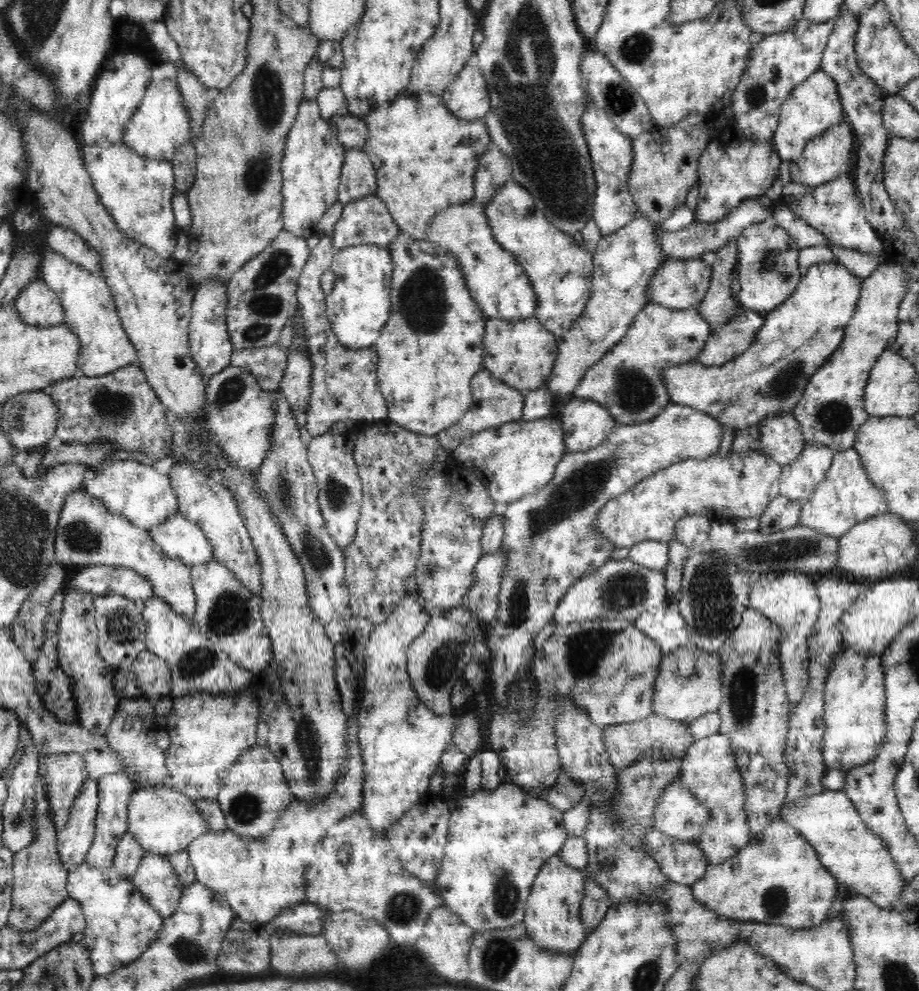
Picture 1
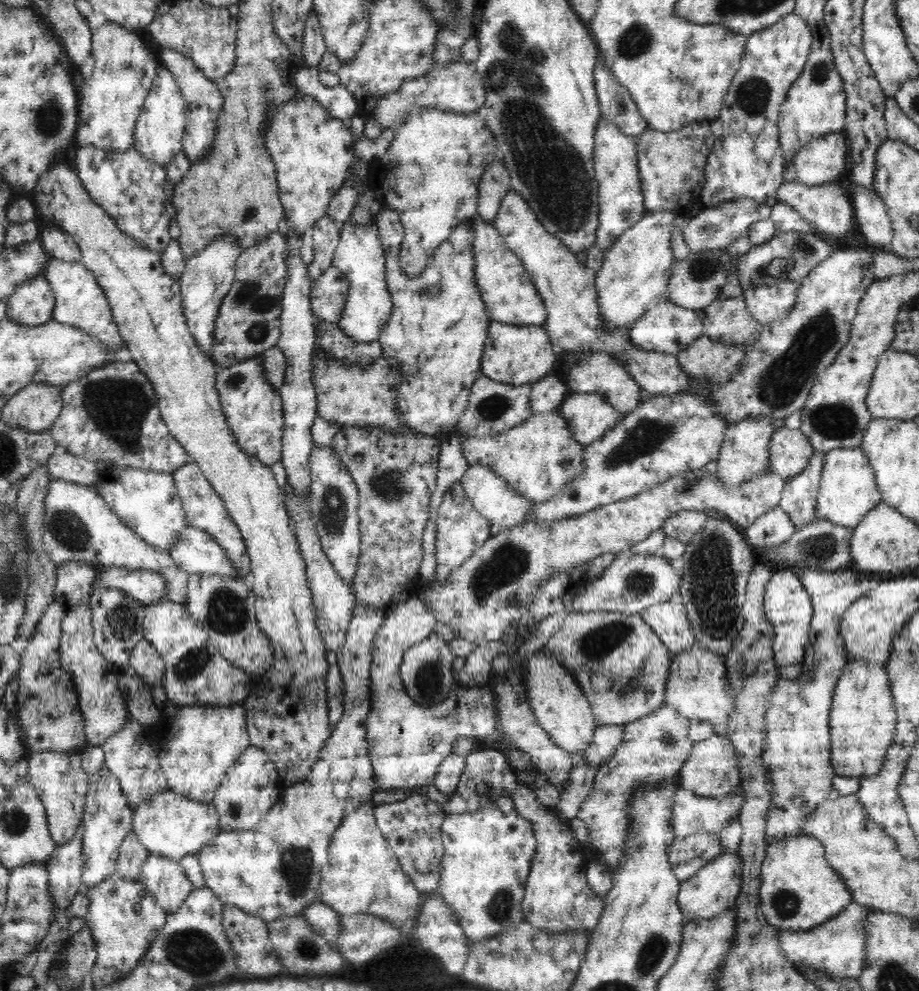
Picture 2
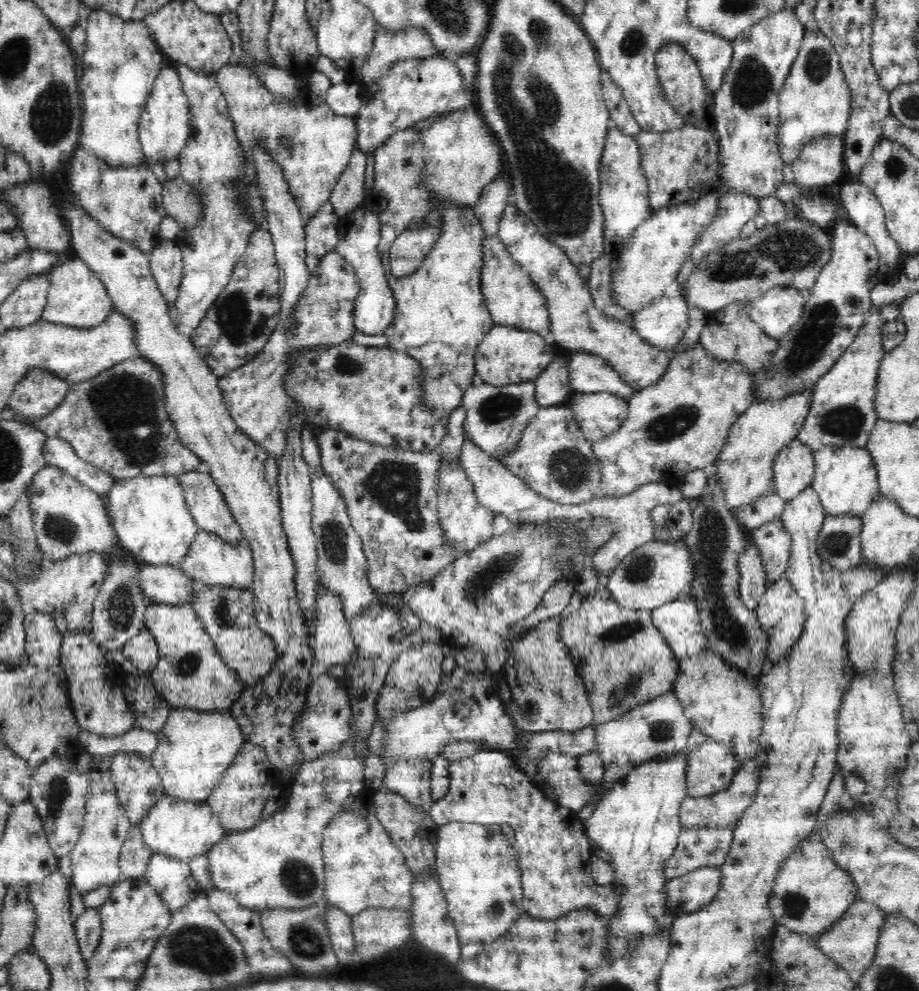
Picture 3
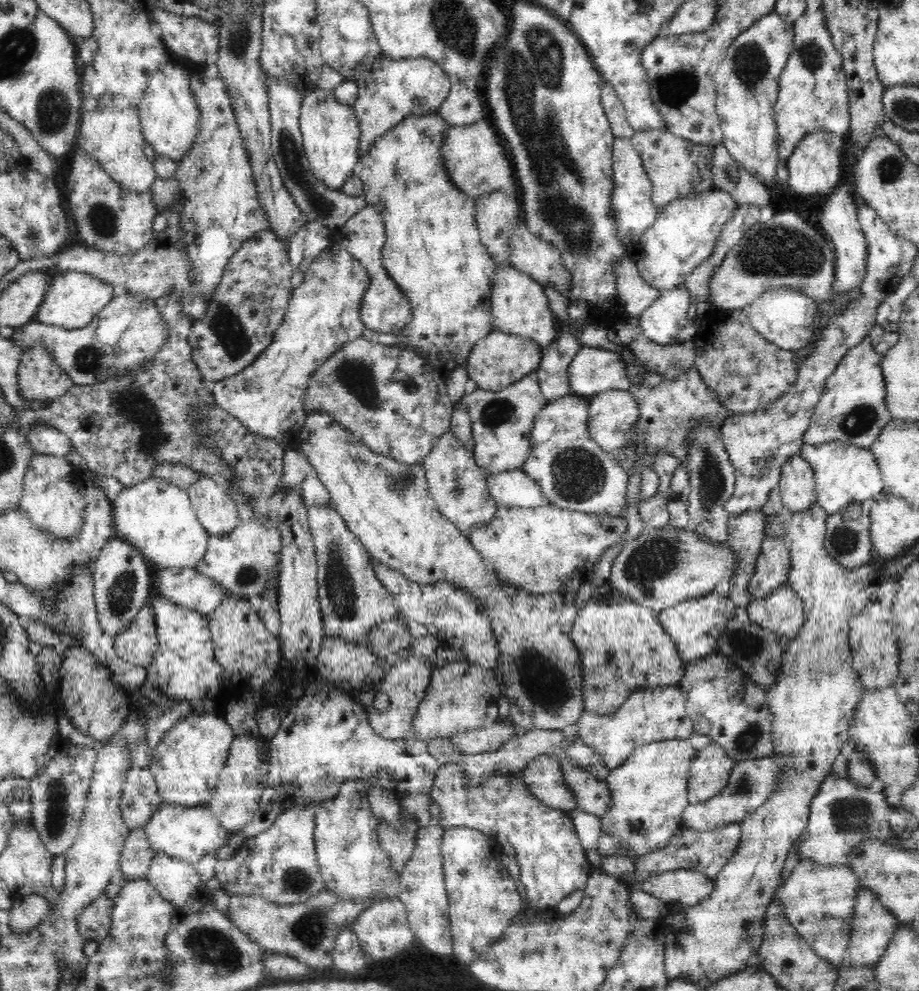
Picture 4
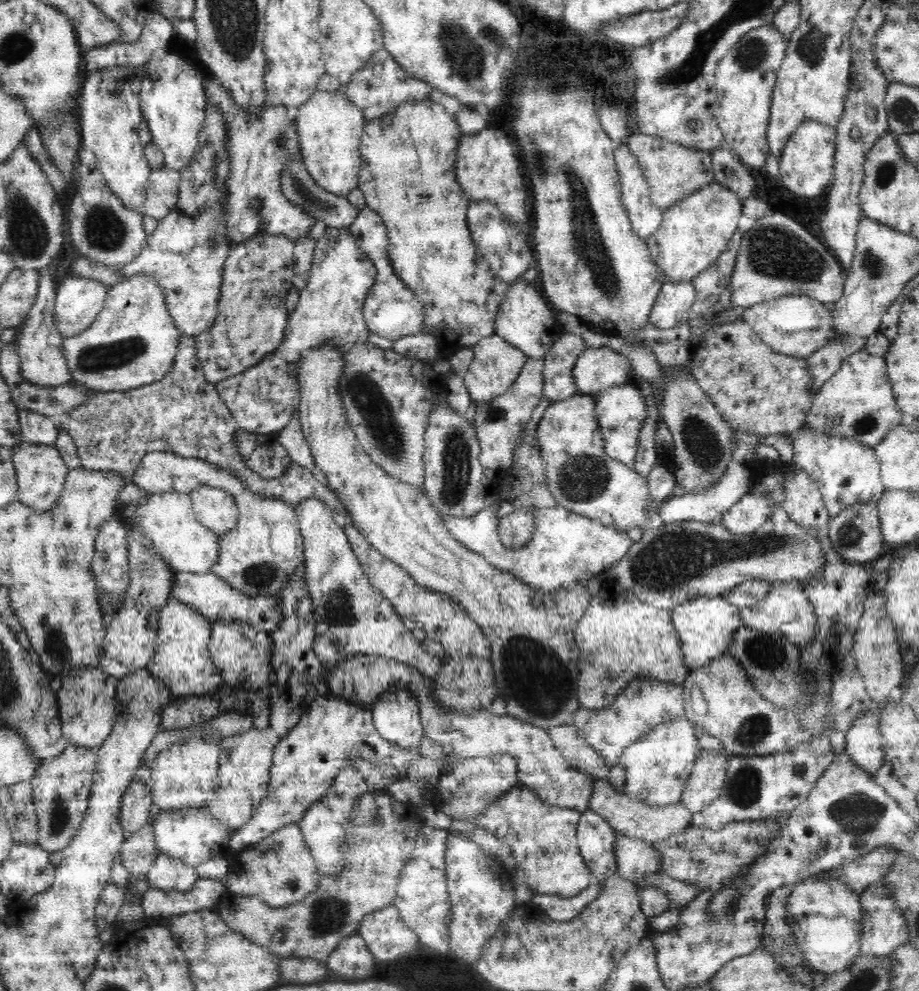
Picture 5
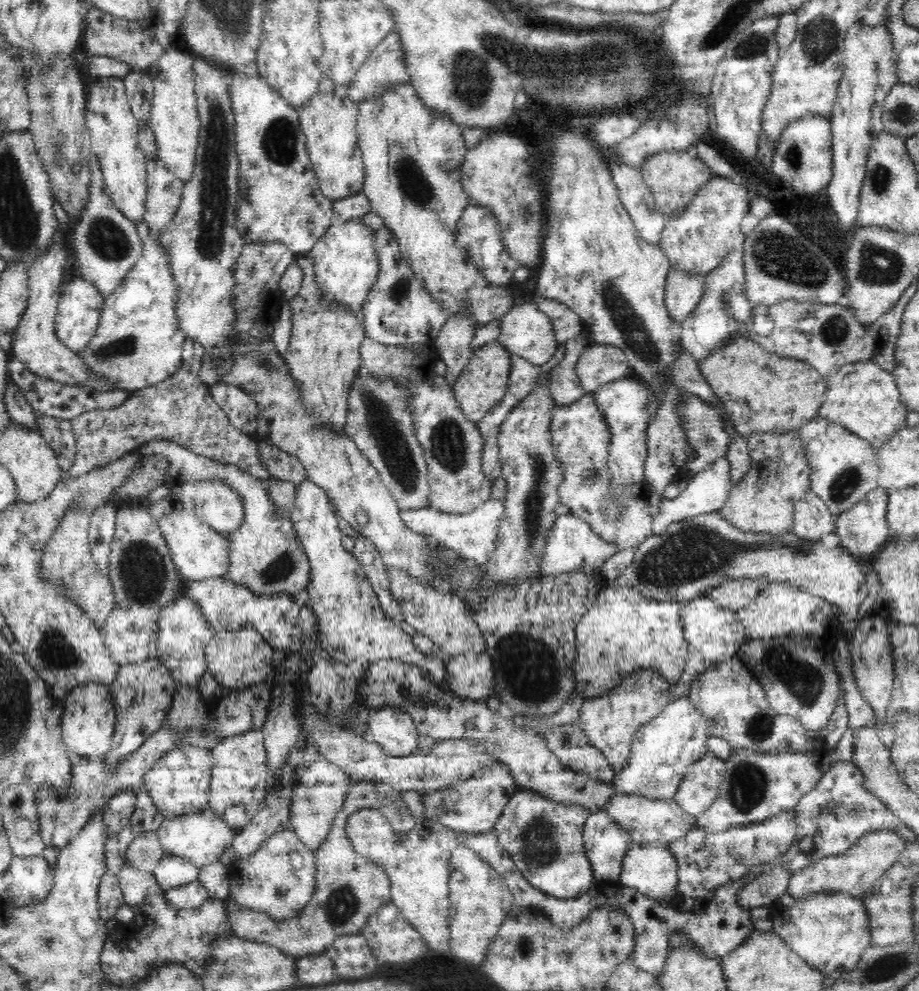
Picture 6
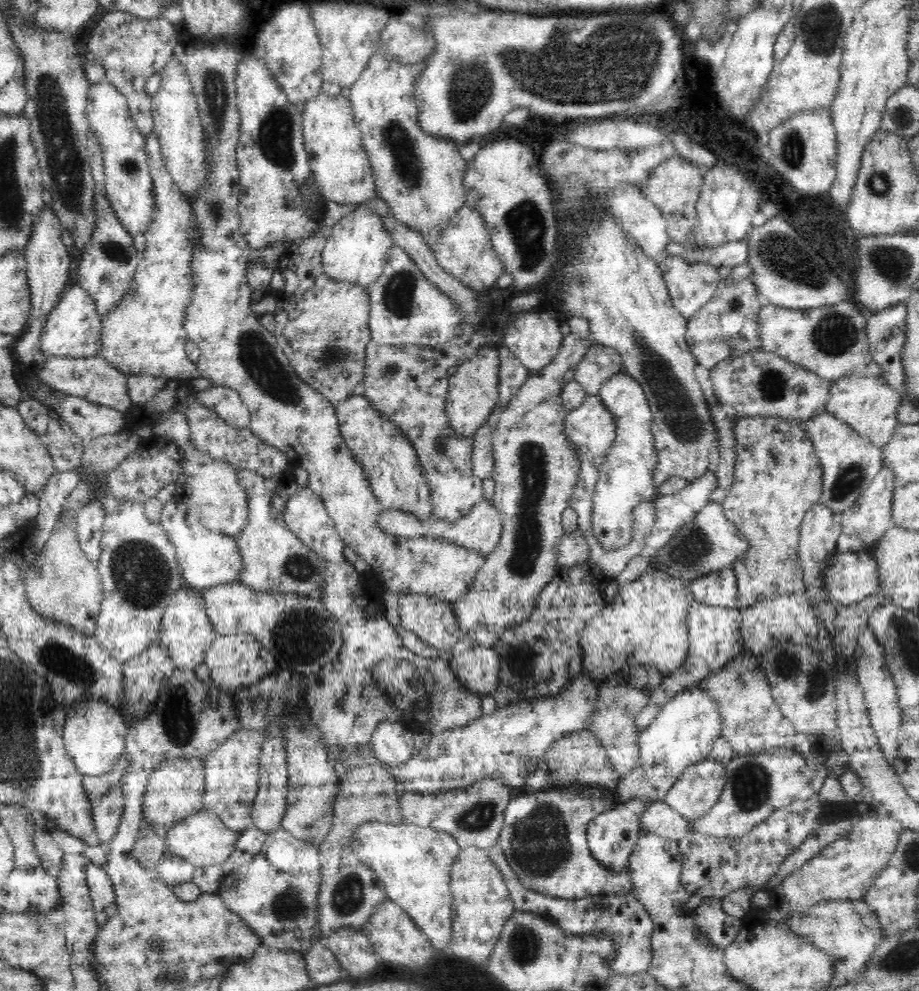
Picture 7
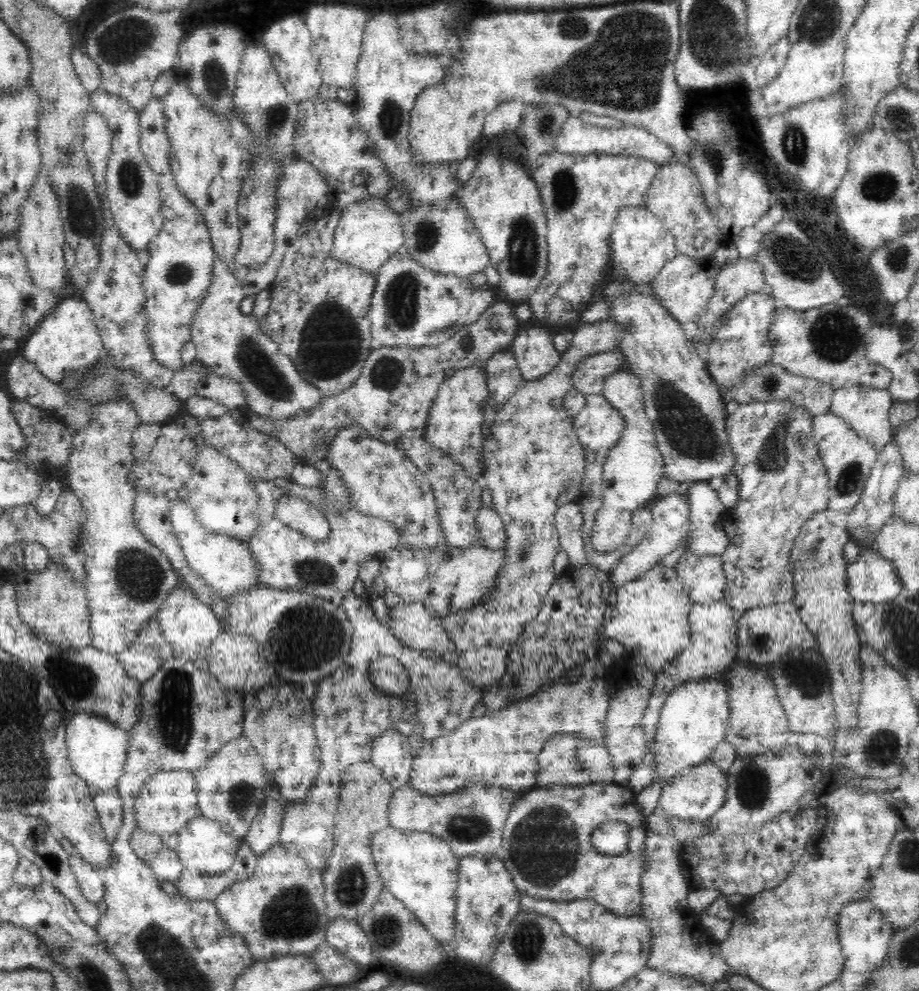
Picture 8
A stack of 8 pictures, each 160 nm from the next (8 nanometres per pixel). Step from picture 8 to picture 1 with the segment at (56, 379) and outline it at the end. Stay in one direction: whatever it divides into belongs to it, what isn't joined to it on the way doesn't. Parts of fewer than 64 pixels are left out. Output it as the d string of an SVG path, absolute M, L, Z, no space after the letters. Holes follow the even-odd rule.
M50 247L39 267L39 277L60 297L62 307L64 307L63 322L80 339L81 374L90 377L104 376L108 372L114 372L116 368L132 365L132 362L136 360L136 349L122 329L112 293L104 277L66 260L66 257L54 252Z

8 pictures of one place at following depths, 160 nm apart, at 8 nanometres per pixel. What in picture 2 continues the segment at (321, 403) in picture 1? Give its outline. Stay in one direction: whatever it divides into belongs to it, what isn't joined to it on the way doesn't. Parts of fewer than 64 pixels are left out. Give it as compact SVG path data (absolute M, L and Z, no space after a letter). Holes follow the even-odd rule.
M324 216L314 224L312 231L312 248L314 258L308 270L311 280L316 280L322 272L333 264L333 256L339 244L340 231L330 216ZM316 322L317 348L325 350L336 360L370 364L381 356L381 342L378 338L367 343L352 340L338 325Z

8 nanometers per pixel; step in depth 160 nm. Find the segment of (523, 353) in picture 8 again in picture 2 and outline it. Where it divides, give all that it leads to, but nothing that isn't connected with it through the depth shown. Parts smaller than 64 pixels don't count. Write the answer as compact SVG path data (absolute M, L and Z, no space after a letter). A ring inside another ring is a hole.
M478 216L472 222L475 232L475 279L491 320L511 325L542 327L547 317L546 305L522 261L507 247L503 236L493 224L478 220Z

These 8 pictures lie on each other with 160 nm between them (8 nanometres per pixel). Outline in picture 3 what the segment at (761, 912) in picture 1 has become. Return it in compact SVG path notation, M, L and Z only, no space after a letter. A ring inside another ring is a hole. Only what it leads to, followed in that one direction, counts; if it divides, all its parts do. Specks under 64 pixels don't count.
M819 838L799 842L794 852L786 859L776 875L776 880L770 896L770 911L777 924L786 926L790 931L802 934L808 938L819 938L830 928L838 924L850 906L858 900L857 886L853 878L835 863L829 848ZM702 867L666 880L666 908L674 915L689 914L708 905L720 890L720 869Z

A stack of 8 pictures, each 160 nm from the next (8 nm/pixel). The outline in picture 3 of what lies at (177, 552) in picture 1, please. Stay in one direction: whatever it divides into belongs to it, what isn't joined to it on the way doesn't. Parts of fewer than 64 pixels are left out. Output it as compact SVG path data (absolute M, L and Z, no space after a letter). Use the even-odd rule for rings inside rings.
M200 530L191 544L188 556L182 560L179 567L201 586L253 590L254 556L245 536L242 536L238 544L230 544L214 533Z

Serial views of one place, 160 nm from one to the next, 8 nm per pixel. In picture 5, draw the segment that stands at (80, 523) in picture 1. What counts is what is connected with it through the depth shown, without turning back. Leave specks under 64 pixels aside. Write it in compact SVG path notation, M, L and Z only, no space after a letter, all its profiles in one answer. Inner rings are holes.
M21 441L10 447L13 451L14 470L18 484L17 501L34 509L36 512L46 512L60 499L66 480L66 474L69 471L60 452L46 444L34 444Z

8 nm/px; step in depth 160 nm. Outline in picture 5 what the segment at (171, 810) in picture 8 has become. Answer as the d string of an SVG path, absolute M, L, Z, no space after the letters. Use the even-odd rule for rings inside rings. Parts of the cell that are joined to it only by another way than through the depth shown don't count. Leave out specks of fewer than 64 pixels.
M210 735L205 739L194 737L159 752L158 758L153 762L148 783L153 804L158 805L162 811L208 807L217 783L220 742L220 735Z

